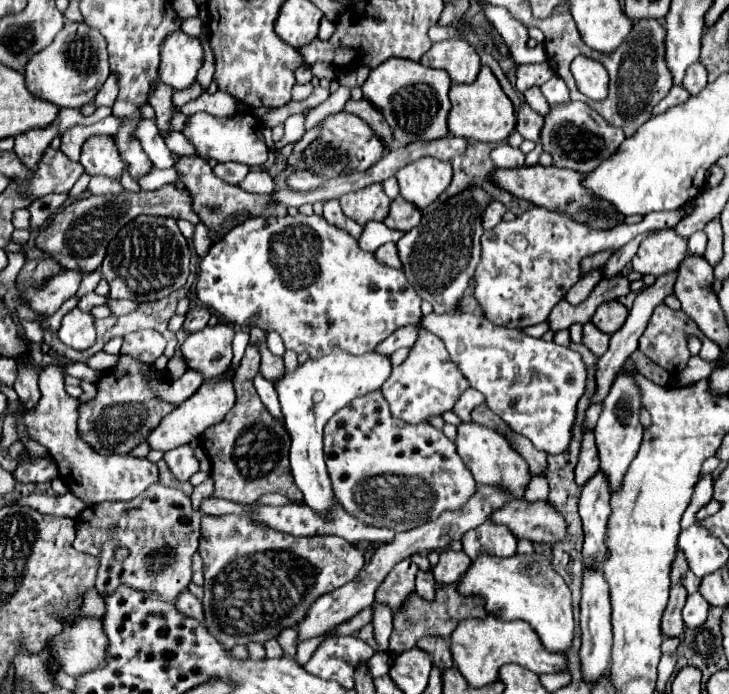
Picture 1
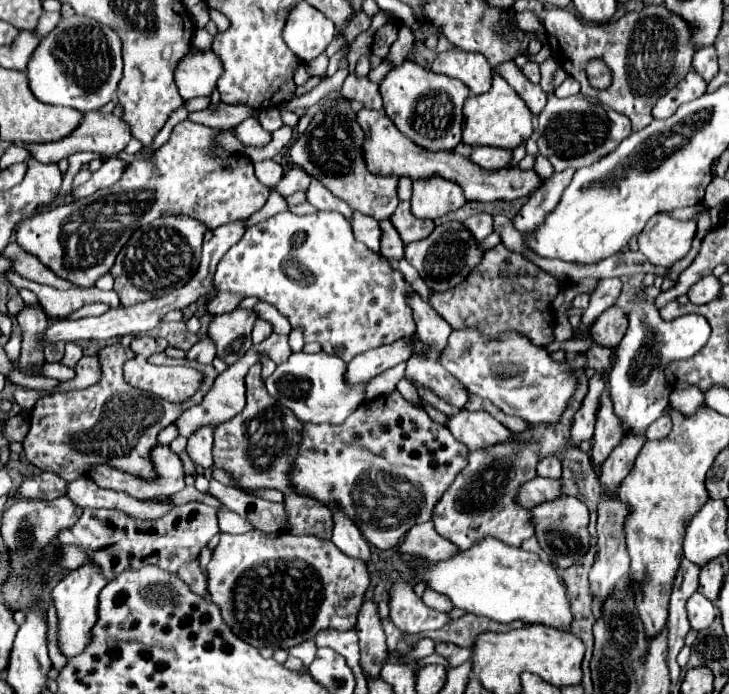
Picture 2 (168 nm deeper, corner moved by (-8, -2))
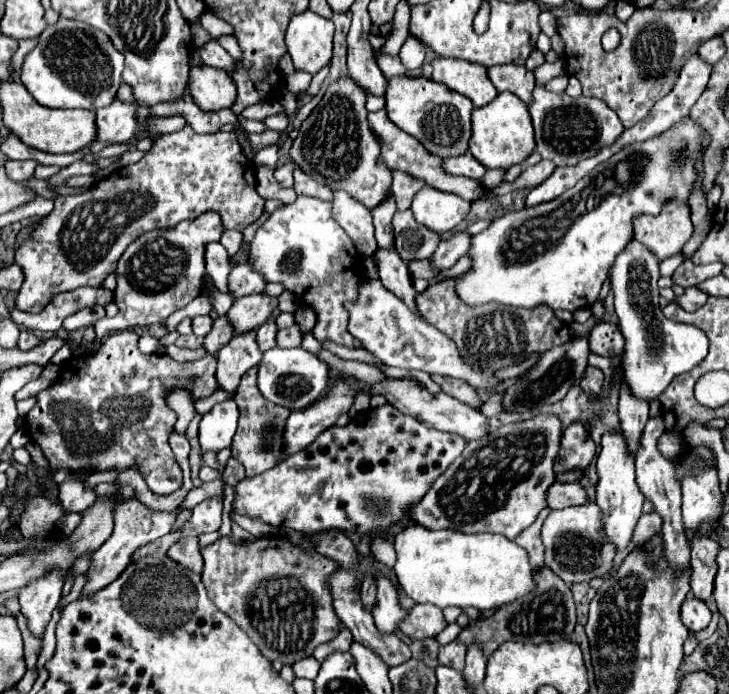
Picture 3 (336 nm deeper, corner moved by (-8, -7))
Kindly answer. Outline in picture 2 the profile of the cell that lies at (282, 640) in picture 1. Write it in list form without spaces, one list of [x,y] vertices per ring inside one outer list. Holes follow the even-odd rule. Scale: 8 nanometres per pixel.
[[[312,640],[312,642],[304,642],[304,646],[294,646],[292,650],[288,650],[288,654],[300,658],[304,662],[304,666],[308,668],[312,664],[312,660],[316,658],[316,650],[318,650],[316,642]]]

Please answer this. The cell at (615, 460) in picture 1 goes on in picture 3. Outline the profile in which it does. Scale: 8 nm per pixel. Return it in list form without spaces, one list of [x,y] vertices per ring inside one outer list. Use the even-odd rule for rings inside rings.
[[[632,241],[610,267],[614,307],[620,331],[626,339],[620,355],[622,381],[628,389],[632,389],[636,399],[644,399],[648,403],[658,401],[676,375],[694,369],[708,353],[708,337],[700,331],[700,327],[676,323],[662,315],[658,305],[658,277],[658,259],[638,241]]]

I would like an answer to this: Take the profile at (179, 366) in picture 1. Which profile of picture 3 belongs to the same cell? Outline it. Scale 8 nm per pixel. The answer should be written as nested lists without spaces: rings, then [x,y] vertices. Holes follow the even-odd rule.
[[[218,317],[218,319],[214,319],[212,331],[204,337],[204,345],[202,345],[202,347],[204,347],[210,355],[216,355],[230,339],[232,339],[232,327],[226,323],[224,317]]]

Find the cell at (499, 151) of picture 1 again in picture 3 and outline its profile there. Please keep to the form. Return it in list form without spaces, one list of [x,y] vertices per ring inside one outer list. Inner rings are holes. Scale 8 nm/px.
[[[470,153],[444,159],[444,169],[450,175],[466,175],[470,179],[482,179],[486,173],[486,167],[480,167],[480,163],[476,163],[476,159],[472,159]]]

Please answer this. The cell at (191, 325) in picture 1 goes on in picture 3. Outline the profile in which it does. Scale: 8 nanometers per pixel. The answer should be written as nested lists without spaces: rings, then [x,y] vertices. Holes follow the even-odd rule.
[[[248,263],[240,265],[240,267],[234,267],[228,275],[228,293],[234,297],[234,299],[240,299],[244,295],[256,295],[256,293],[262,293],[266,287],[264,279],[260,273],[252,271],[248,267]]]

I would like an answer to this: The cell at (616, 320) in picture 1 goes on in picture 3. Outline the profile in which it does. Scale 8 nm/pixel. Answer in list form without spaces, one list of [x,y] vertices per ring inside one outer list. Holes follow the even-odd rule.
[[[600,321],[590,331],[590,351],[602,357],[620,357],[624,347],[624,337],[618,329],[618,325]]]

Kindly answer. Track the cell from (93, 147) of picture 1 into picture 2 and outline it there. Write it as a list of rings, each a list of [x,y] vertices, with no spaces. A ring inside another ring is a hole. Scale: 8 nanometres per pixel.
[[[88,112],[88,114],[84,114],[82,124],[80,124],[68,138],[64,138],[64,140],[60,140],[60,142],[50,142],[50,144],[24,144],[24,148],[28,150],[28,154],[30,154],[34,160],[38,160],[38,162],[42,162],[42,164],[44,164],[44,162],[56,164],[56,162],[60,162],[62,158],[68,158],[68,156],[72,156],[72,154],[76,154],[76,152],[84,152],[84,150],[100,152],[100,154],[104,154],[104,156],[118,154],[118,152],[122,152],[122,150],[126,148],[126,144],[130,142],[130,138],[132,138],[130,126],[128,126],[122,118],[118,118],[118,116],[114,116],[114,114],[104,114],[104,112]]]

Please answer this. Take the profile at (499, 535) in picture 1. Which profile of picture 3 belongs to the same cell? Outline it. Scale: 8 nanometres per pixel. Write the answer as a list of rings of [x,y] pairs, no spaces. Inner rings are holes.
[[[538,415],[530,421],[490,431],[488,435],[484,435],[484,439],[468,441],[462,455],[448,467],[444,475],[440,475],[440,479],[434,481],[432,489],[412,509],[410,517],[428,529],[452,529],[460,533],[500,533],[514,541],[520,531],[530,527],[536,521],[538,513],[546,507],[544,493],[556,481],[552,461],[558,453],[560,437],[560,421],[552,415]]]

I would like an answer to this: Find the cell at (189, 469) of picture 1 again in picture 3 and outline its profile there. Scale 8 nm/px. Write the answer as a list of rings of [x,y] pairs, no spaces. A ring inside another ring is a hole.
[[[234,399],[218,403],[208,415],[204,415],[198,431],[202,453],[218,453],[230,447],[232,437],[236,433],[236,421],[238,421],[238,407]]]

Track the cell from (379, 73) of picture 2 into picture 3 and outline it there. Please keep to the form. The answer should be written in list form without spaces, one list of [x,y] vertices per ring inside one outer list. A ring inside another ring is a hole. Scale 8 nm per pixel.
[[[408,37],[400,49],[400,61],[408,71],[414,71],[418,67],[422,67],[424,59],[426,59],[426,47],[416,39],[416,37]]]

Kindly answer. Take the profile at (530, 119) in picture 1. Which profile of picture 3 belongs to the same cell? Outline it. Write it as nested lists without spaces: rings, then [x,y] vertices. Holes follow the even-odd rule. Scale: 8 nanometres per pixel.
[[[496,65],[488,69],[488,77],[494,83],[498,91],[510,91],[518,95],[526,105],[532,103],[532,91],[534,91],[534,75],[526,67],[508,67],[508,65]]]

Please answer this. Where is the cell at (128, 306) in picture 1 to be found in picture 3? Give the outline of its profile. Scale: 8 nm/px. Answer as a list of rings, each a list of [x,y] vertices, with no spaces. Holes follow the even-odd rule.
[[[78,287],[76,291],[66,291],[54,295],[42,313],[22,313],[12,311],[12,321],[24,325],[28,329],[36,329],[42,333],[56,333],[62,327],[62,321],[76,311],[90,305],[108,305],[114,301],[114,293],[104,287]]]

